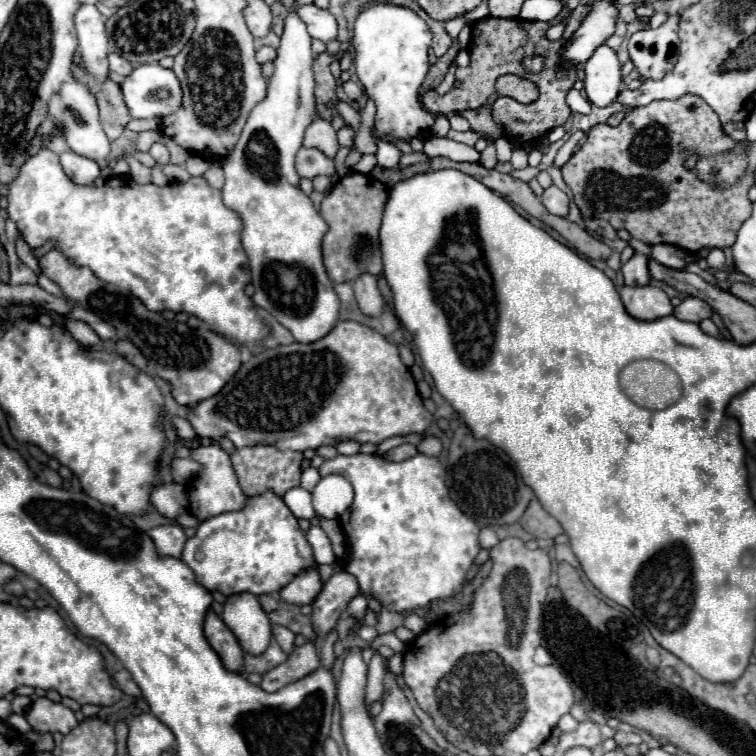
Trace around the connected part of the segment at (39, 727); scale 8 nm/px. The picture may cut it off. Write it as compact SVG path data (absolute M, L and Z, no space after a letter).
M38 698L26 712L26 720L34 732L42 734L68 734L74 726L78 726L70 708L50 702L48 698Z

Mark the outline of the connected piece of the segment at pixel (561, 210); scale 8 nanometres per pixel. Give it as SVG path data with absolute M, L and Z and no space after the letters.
M556 186L546 188L544 194L540 196L540 202L546 206L546 210L550 214L556 214L556 216L566 216L568 214L568 196Z

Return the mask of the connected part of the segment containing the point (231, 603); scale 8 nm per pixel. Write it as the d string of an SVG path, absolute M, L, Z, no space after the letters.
M254 594L228 596L222 612L224 624L234 632L240 646L248 654L264 654L270 644L270 620Z

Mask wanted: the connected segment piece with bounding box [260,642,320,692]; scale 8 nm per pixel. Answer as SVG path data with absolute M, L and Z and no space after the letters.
M306 642L304 646L294 648L292 654L286 658L286 662L282 662L280 666L266 672L262 676L260 686L266 692L276 692L290 682L296 682L296 680L312 674L318 666L320 666L320 658L318 658L316 646L314 646L314 642Z

